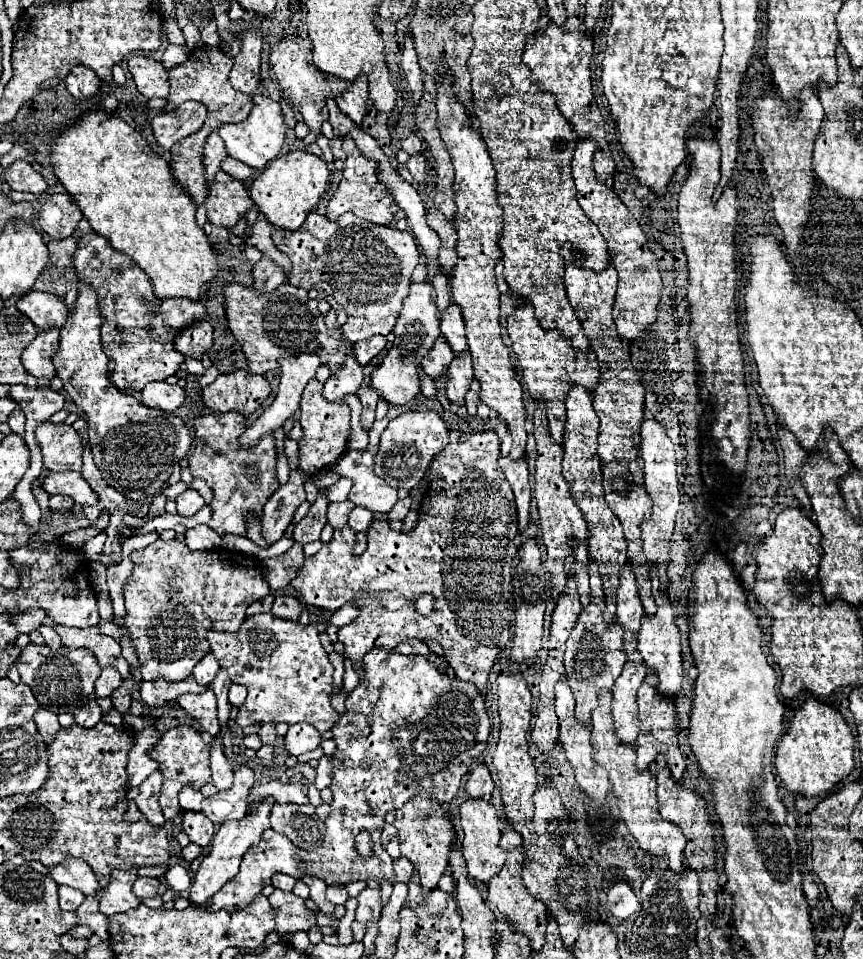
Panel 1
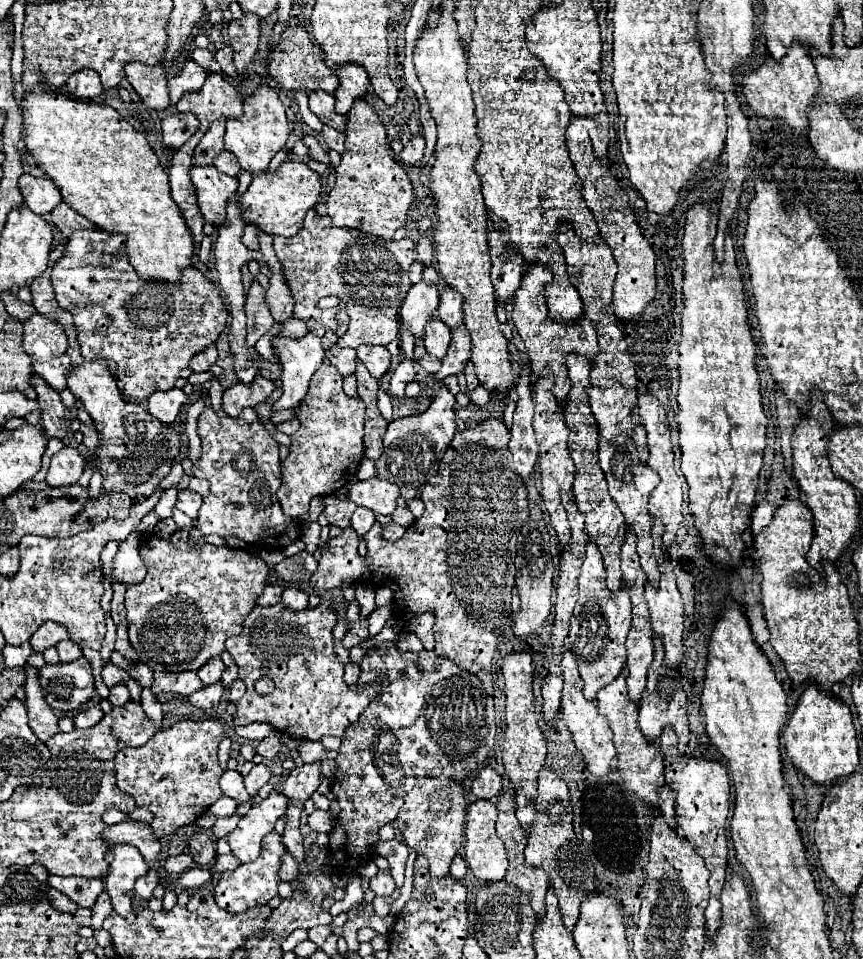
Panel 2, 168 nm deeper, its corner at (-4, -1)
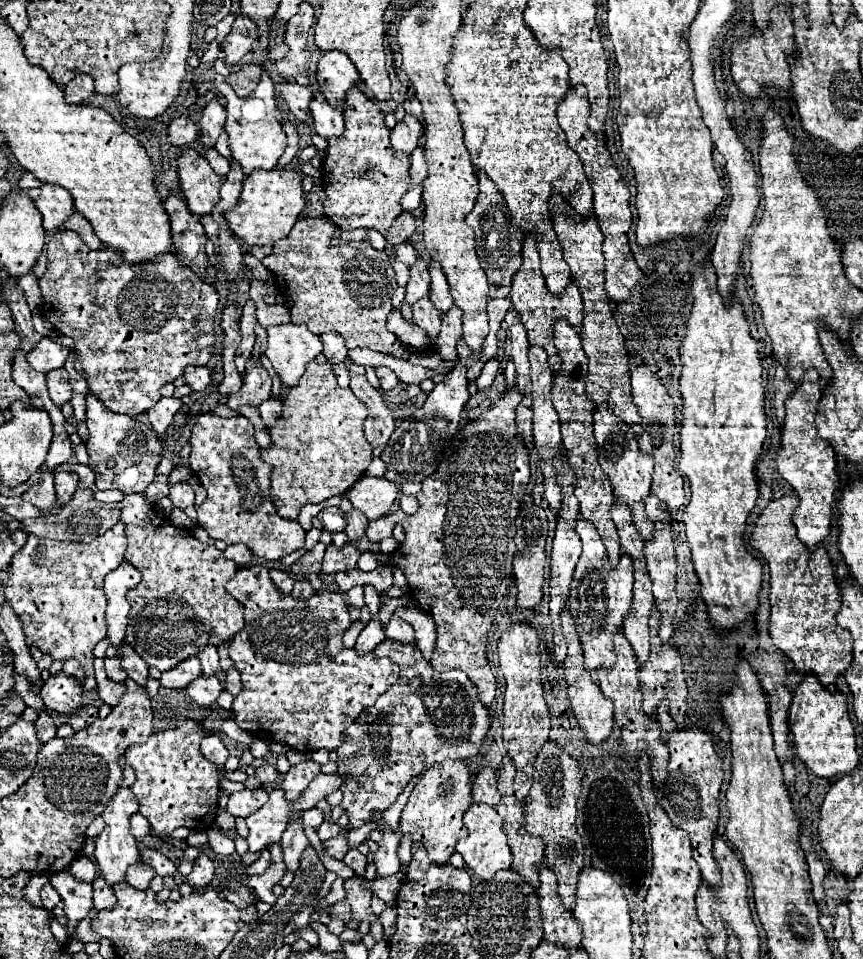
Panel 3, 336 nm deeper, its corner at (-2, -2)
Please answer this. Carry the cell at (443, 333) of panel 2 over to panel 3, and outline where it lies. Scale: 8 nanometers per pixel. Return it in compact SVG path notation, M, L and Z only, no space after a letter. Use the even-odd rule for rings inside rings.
M429 297L419 299L419 303L413 303L413 323L425 329L427 335L433 339L431 343L435 343L441 323L441 311L429 301Z

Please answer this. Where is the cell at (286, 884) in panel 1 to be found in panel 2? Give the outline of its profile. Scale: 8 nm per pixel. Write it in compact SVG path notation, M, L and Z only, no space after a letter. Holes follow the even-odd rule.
M289 852L283 854L283 858L281 858L279 878L281 878L283 882L293 882L293 880L297 880L297 876L299 876L299 870L297 870L297 862L295 862L295 858L293 858Z

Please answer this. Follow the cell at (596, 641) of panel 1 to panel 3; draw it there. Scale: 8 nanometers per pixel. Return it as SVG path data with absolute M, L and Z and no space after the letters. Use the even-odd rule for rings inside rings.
M577 517L575 531L581 537L583 553L579 557L579 563L575 567L573 583L569 589L569 611L573 619L577 621L579 639L583 643L583 655L585 655L585 667L587 671L595 671L599 667L611 667L615 663L615 651L613 651L613 637L619 631L625 613L631 605L631 591L633 591L633 563L627 553L621 553L621 559L617 567L613 567L607 559L607 551L603 541L599 539L595 527L583 519Z

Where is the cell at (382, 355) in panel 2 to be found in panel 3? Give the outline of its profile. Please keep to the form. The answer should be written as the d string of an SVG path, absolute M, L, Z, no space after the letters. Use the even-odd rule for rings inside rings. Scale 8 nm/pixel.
M379 367L377 369L377 377L379 377L379 383L381 383L383 391L391 391L391 389L395 389L399 385L397 375L391 369L387 369L387 367Z

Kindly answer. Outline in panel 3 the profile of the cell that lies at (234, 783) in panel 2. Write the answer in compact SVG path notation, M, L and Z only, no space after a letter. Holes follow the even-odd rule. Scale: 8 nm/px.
M255 789L255 791L239 791L239 793L233 793L229 797L229 803L227 803L227 811L233 815L233 817L249 817L253 811L261 809L265 803L267 803L267 791L263 789Z

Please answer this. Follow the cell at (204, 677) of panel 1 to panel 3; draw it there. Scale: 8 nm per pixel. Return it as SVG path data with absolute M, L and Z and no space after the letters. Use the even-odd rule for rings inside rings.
M205 647L203 651L199 651L199 659L203 665L203 675L217 675L219 671L219 655L217 655L217 647Z

